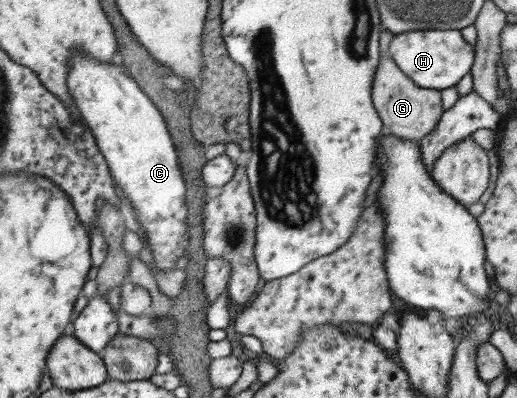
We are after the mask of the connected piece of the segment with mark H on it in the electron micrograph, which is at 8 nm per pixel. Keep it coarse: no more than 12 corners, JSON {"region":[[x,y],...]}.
{"region":[[459,30],[393,35],[387,54],[417,87],[453,87],[474,60]]}

